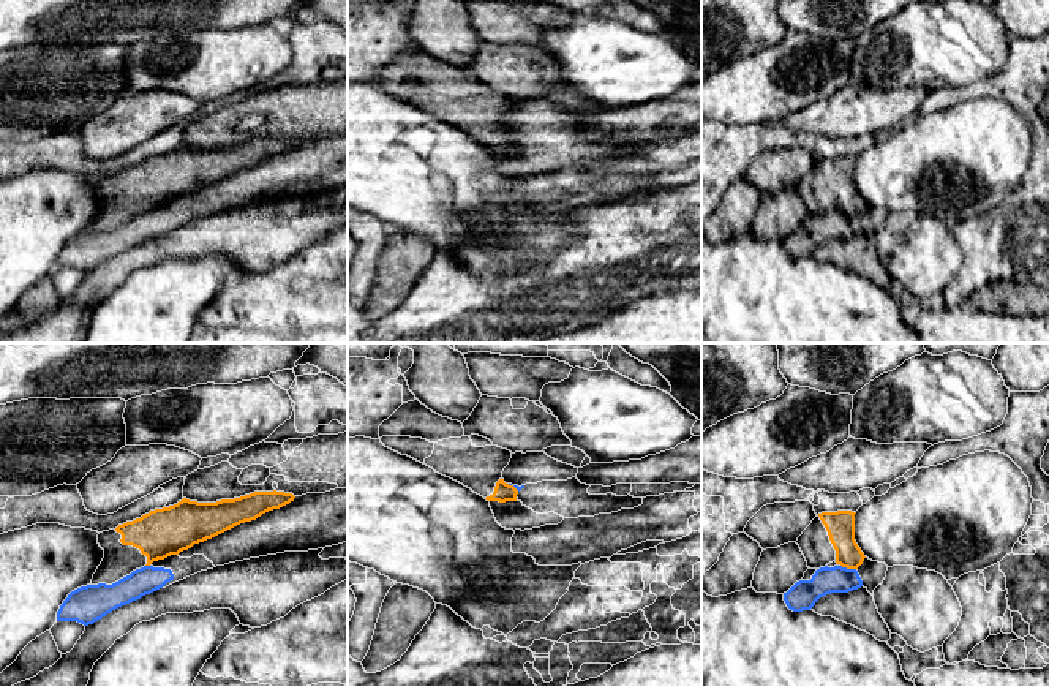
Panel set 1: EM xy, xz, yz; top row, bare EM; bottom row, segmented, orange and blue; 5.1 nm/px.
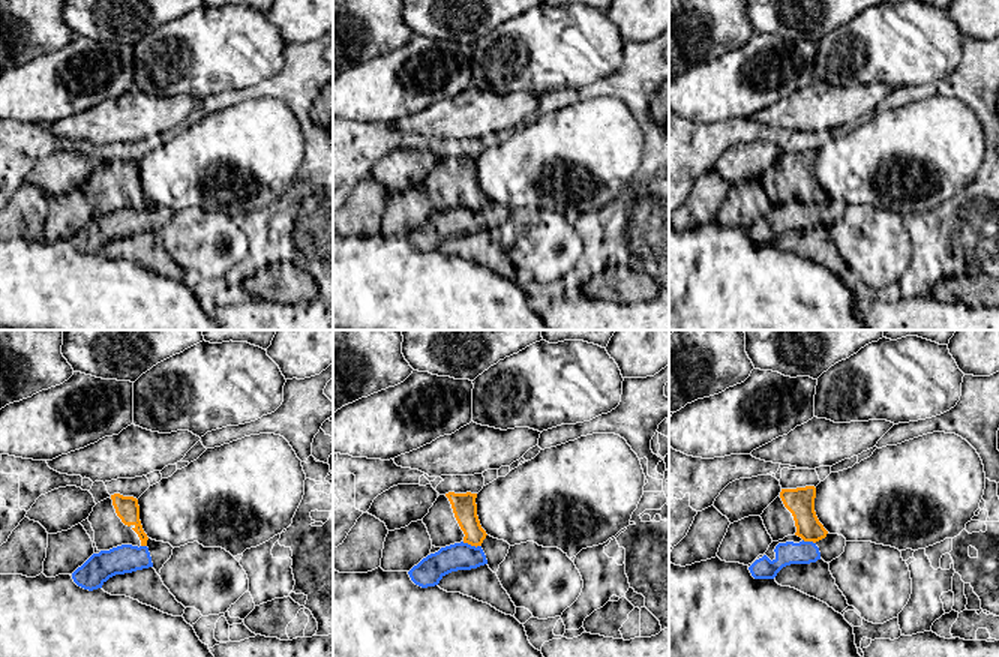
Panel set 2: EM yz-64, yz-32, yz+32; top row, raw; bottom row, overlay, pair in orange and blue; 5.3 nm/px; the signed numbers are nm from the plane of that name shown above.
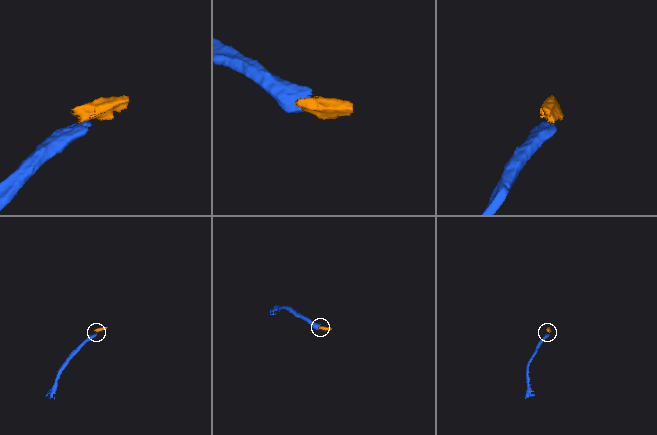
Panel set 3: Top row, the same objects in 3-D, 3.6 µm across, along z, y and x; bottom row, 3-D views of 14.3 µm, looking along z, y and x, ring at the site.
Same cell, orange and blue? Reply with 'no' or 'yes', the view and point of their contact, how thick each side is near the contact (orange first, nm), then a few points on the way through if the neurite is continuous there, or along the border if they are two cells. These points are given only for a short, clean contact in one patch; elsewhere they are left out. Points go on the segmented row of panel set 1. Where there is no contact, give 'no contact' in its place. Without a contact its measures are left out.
no | yz (849, 568) | 140/140 nm | along yz (841, 565), (855, 569)

